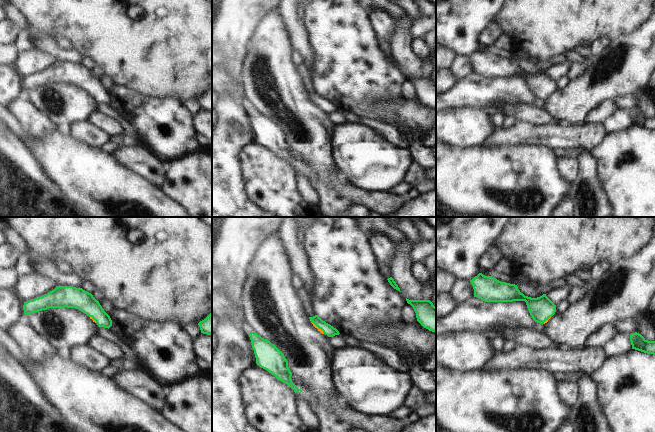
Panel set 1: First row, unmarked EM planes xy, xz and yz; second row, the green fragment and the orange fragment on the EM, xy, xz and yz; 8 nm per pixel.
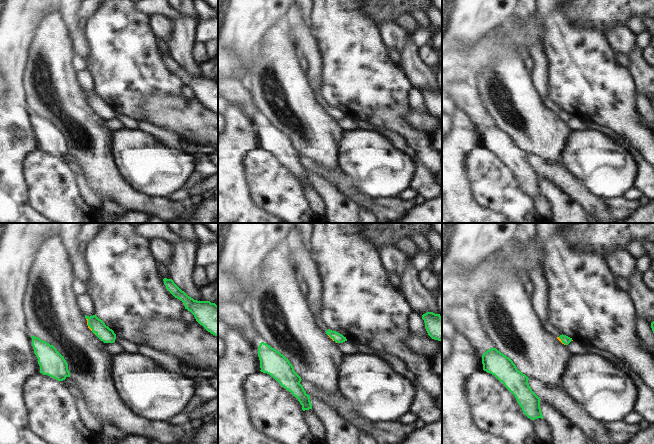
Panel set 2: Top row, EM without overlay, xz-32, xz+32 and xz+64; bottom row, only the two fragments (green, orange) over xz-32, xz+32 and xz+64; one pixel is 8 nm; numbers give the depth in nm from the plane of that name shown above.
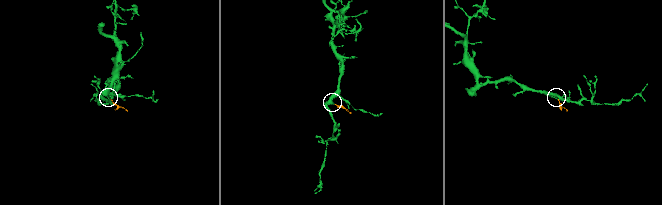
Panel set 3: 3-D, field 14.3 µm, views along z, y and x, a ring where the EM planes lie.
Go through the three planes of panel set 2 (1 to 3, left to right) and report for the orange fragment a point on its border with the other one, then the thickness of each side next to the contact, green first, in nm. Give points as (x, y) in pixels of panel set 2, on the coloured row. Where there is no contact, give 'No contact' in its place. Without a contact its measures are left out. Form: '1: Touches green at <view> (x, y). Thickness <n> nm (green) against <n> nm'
1: Touches green at xz-32 (88, 324). Thickness 120 nm (green) against 20 nm
2: Touches green at xz+32 (331, 337). Thickness 80 nm (green) against 20 nm
3: Touches green at xz+64 (562, 341). Thickness 70 nm (green) against 20 nm

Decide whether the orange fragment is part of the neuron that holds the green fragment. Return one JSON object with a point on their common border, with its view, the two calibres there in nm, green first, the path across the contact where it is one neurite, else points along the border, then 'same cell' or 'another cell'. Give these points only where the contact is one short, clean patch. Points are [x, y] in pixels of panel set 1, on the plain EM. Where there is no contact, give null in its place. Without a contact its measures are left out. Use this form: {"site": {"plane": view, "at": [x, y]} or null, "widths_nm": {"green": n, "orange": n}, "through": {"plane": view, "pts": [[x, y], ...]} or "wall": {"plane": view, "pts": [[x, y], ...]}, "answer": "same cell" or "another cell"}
{"site": {"plane": "xz", "at": [317, 102]}, "widths_nm": {"green": 90, "orange": 20}, "through": {"plane": "xz", "pts": [[330, 107], [322, 102], [317, 102], [314, 101]]}, "answer": "same cell"}

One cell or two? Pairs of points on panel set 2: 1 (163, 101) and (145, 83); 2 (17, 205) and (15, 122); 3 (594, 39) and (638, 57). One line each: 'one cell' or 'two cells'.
1: two cells
2: one cell
3: two cells

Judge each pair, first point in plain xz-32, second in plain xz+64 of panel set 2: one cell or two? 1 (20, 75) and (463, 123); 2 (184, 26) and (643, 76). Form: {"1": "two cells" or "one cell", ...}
{"1": "one cell", "2": "one cell"}

